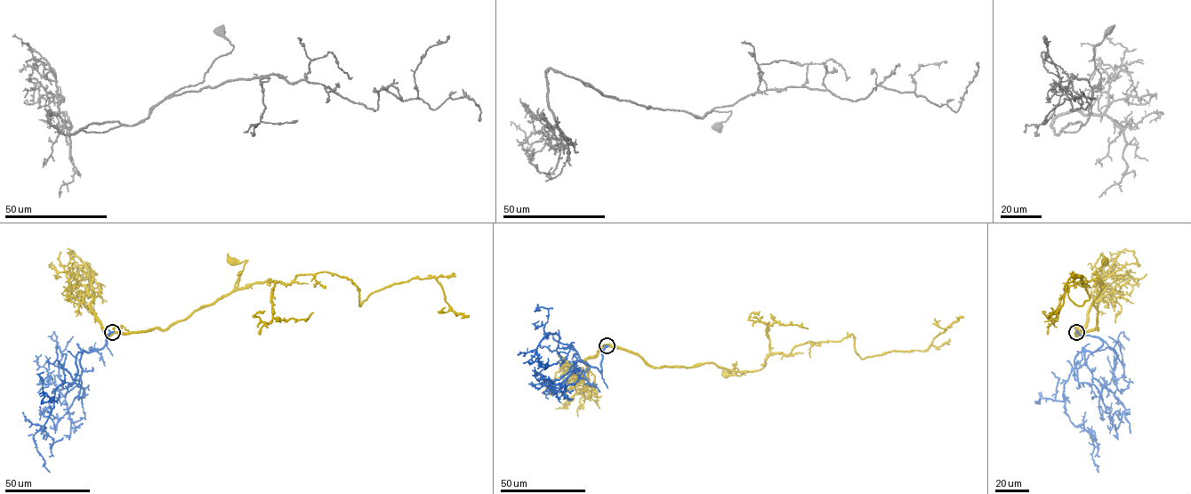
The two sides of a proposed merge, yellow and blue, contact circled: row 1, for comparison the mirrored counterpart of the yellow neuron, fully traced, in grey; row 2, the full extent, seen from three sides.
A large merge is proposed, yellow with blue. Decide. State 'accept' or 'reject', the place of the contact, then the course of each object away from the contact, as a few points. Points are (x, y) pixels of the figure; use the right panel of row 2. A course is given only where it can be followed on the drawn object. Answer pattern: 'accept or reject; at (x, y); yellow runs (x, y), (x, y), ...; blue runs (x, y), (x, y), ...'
reject; at (1076, 332); yellow runs (1076, 332), (1098, 329), (1098, 311), (1093, 300), (1102, 287), (1098, 274), (1105, 261); blue runs (1076, 332), (1103, 342), (1077, 354), (1077, 378), (1073, 369), (1063, 397), (1070, 421), (1090, 435), (1098, 472)

